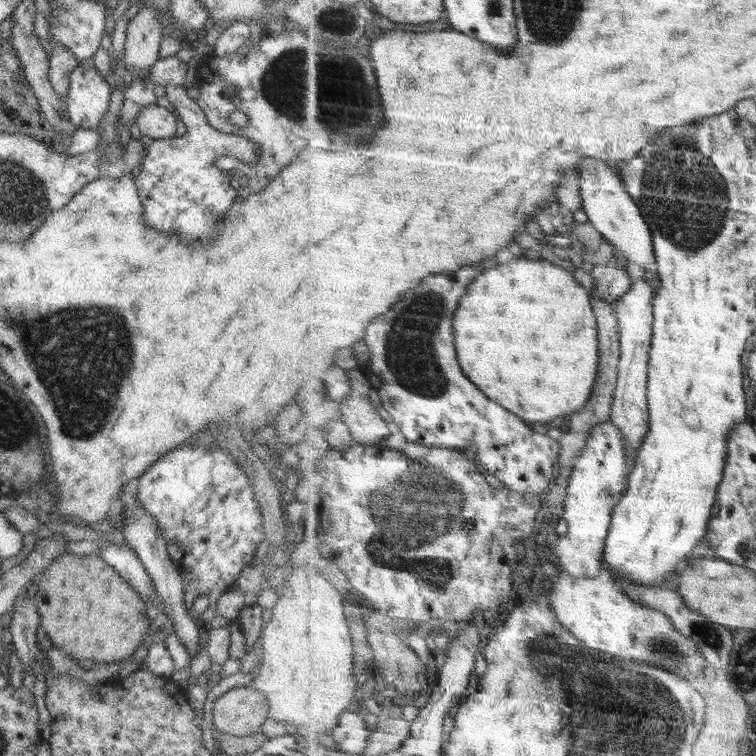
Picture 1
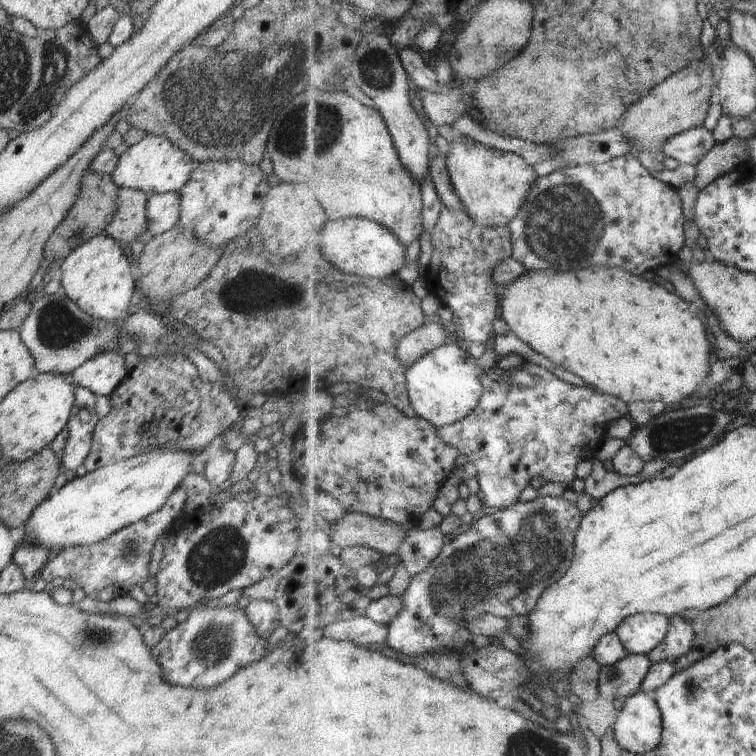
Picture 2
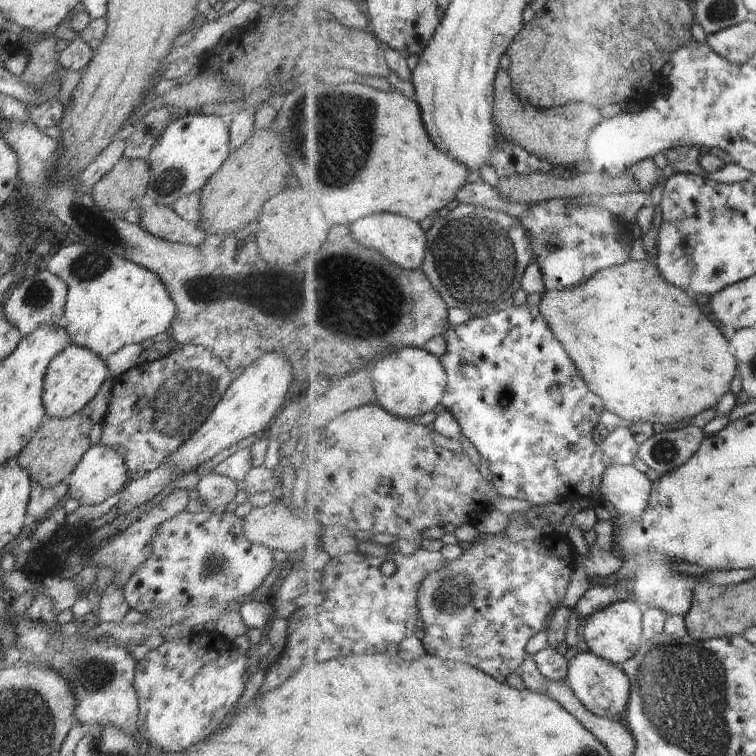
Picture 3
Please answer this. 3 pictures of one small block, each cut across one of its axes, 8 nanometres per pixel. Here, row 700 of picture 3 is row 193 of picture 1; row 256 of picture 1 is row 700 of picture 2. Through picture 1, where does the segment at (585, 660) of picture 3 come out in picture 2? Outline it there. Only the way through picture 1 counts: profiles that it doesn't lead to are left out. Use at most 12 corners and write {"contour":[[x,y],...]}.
{"contour":[[654,695],[626,698],[614,733],[633,754],[656,751],[664,720]]}

